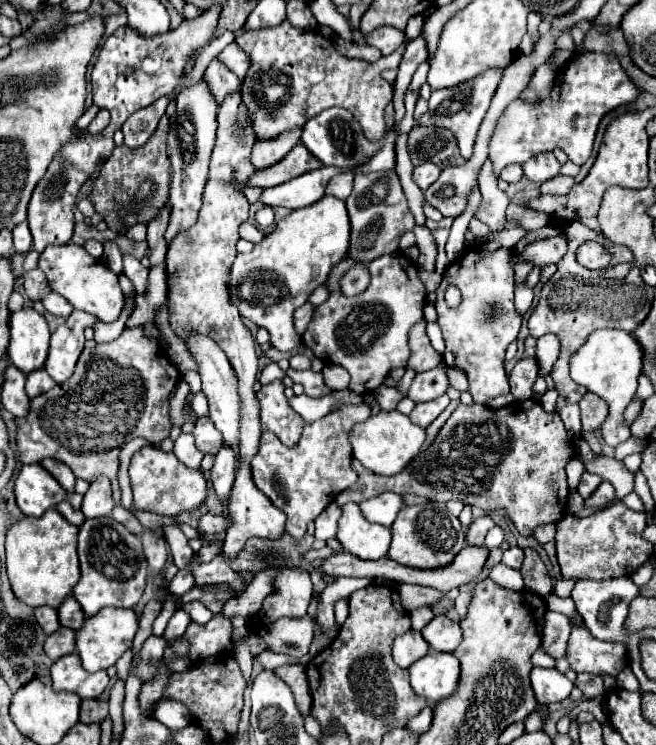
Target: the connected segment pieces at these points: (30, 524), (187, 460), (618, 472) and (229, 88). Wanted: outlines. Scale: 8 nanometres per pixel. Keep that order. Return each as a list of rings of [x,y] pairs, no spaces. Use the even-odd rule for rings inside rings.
[[[56,509],[42,517],[22,517],[6,533],[6,567],[14,595],[30,607],[60,607],[80,579],[76,555],[78,527],[68,523]]]
[[[182,433],[176,443],[174,443],[174,455],[178,457],[180,463],[184,463],[188,469],[200,469],[200,461],[202,461],[202,453],[198,453],[196,445],[194,445],[194,437],[190,433]]]
[[[598,457],[596,461],[592,463],[586,463],[584,465],[590,473],[596,473],[600,475],[604,481],[610,481],[616,489],[616,497],[622,499],[626,497],[628,493],[634,491],[634,473],[630,473],[620,461],[616,459],[608,459],[608,457]]]
[[[216,59],[208,65],[208,69],[206,69],[206,75],[204,75],[206,79],[206,85],[208,85],[208,89],[210,89],[210,95],[214,97],[214,101],[218,103],[218,105],[222,105],[222,101],[228,97],[228,95],[232,95],[232,93],[236,93],[238,89],[240,89],[240,79],[234,75],[234,73],[230,73],[222,63],[218,63]]]

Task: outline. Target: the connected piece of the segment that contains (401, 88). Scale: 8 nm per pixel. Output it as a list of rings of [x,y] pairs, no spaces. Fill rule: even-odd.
[[[424,35],[416,37],[414,41],[408,43],[406,51],[404,51],[404,57],[400,61],[400,67],[398,67],[398,77],[396,77],[396,89],[398,93],[404,93],[410,85],[410,79],[416,71],[416,67],[428,59],[428,47],[426,47],[426,39]]]

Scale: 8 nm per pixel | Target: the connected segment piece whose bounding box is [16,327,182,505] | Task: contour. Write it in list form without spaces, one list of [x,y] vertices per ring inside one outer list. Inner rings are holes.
[[[144,327],[124,329],[122,335],[110,343],[98,343],[94,349],[84,349],[76,363],[74,375],[52,387],[50,391],[30,401],[30,413],[16,419],[16,445],[20,463],[40,463],[46,457],[66,463],[72,473],[84,481],[94,481],[98,475],[106,475],[112,481],[114,501],[120,505],[118,487],[118,453],[134,437],[144,437],[152,445],[160,445],[170,435],[168,397],[180,379],[180,371],[162,353],[158,341],[144,333]]]

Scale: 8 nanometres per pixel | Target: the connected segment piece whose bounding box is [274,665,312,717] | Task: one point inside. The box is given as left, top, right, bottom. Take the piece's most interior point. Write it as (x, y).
(294, 676)

